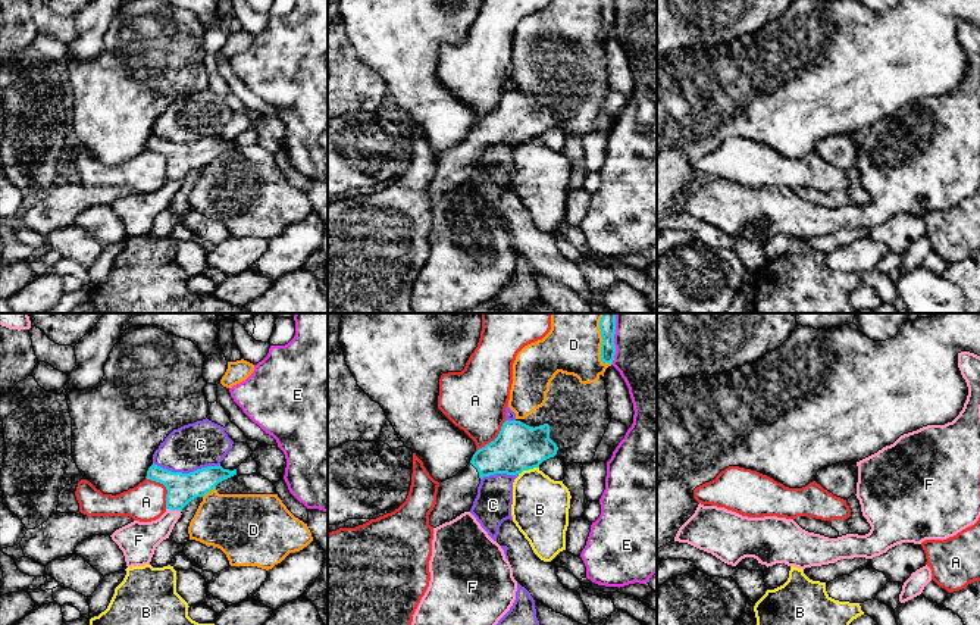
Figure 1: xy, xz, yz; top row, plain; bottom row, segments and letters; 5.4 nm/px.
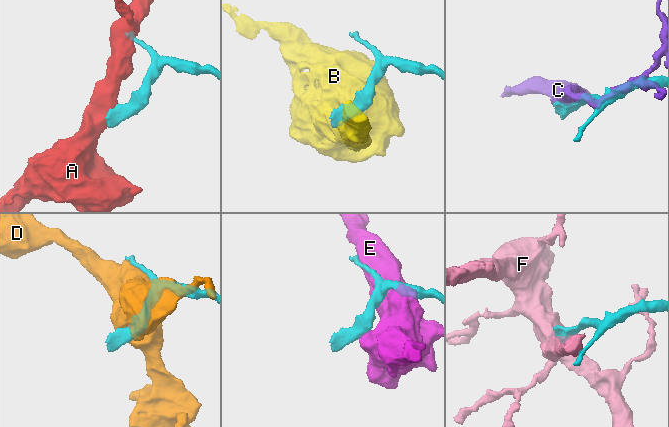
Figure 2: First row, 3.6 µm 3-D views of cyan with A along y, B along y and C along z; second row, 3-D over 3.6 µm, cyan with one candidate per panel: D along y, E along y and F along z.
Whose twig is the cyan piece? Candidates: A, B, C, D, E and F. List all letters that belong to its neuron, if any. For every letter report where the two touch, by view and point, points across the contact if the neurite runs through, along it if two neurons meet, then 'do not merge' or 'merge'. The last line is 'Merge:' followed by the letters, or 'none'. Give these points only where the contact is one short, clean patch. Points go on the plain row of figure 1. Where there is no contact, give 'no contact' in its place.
A: xy (166, 159) | along xy (146, 147), (159, 152), (165, 158), (166, 178) | do not merge
B: xz (528, 140) | along xz (538, 137), (523, 140), (519, 144) | do not merge
C: xy (187, 144) | do not merge
D: xz (601, 21) | do not merge
E: xz (614, 18) | do not merge
F: xy (174, 180) | along xy (166, 178), (179, 181) | do not merge
Merge: none

